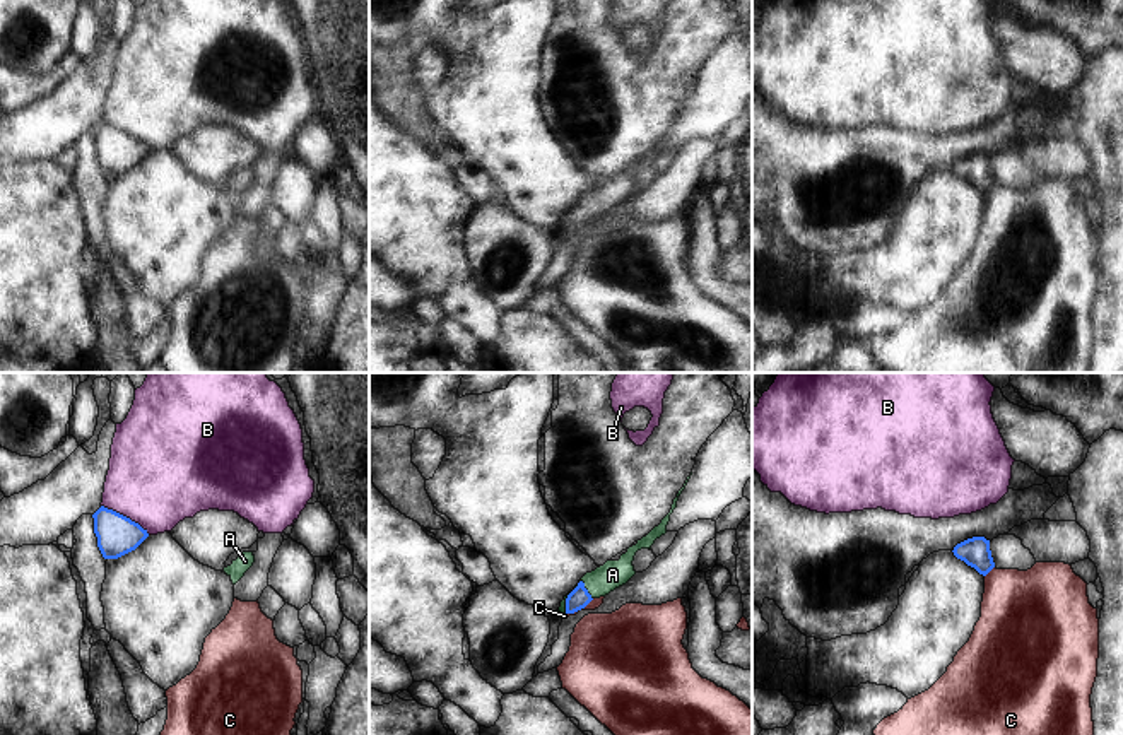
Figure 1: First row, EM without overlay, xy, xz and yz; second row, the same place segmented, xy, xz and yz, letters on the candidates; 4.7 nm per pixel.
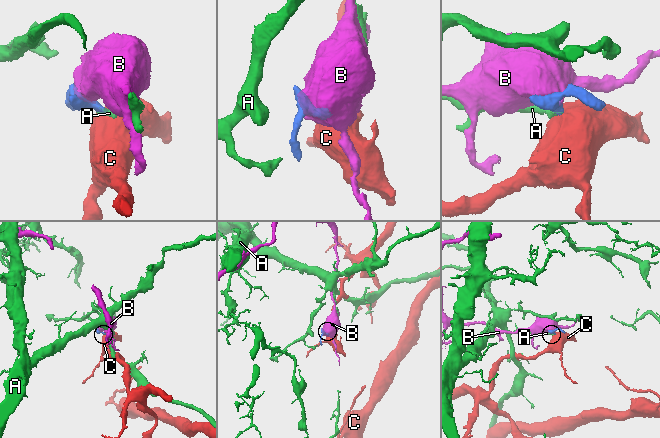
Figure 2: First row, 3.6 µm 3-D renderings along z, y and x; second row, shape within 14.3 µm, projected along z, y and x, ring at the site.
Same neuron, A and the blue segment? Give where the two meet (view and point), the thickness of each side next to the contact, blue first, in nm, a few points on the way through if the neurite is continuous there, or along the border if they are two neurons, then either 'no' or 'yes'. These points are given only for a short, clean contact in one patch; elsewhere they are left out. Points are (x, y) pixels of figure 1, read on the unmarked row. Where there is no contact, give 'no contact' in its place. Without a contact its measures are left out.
meets blue in xz at (587, 207); 100 nm thick on the blue side, 130 nm on the other; runs through xz (578, 216), (587, 207), (612, 192); yes

